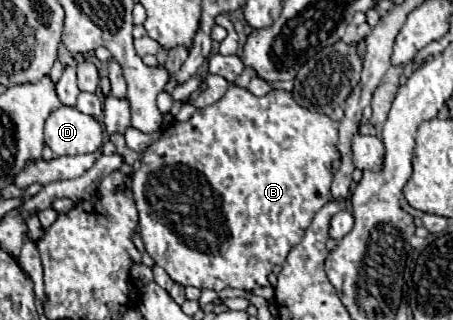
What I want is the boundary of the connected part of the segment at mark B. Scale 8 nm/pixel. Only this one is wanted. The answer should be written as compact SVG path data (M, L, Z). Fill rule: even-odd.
M235 84L229 86L227 94L219 102L197 110L187 122L177 122L177 120L171 122L167 128L163 128L161 138L149 144L149 148L141 156L141 168L133 172L133 196L139 210L139 234L147 254L155 260L157 266L161 266L169 274L173 282L181 286L195 286L199 290L209 288L215 292L221 292L227 286L239 290L269 286L267 276L271 274L273 266L285 262L289 250L301 242L315 212L331 200L331 180L333 180L331 164L333 160L339 158L337 126L339 124L333 122L329 116L299 106L293 94L287 90L273 90L265 96L255 96L247 88L239 88Z

